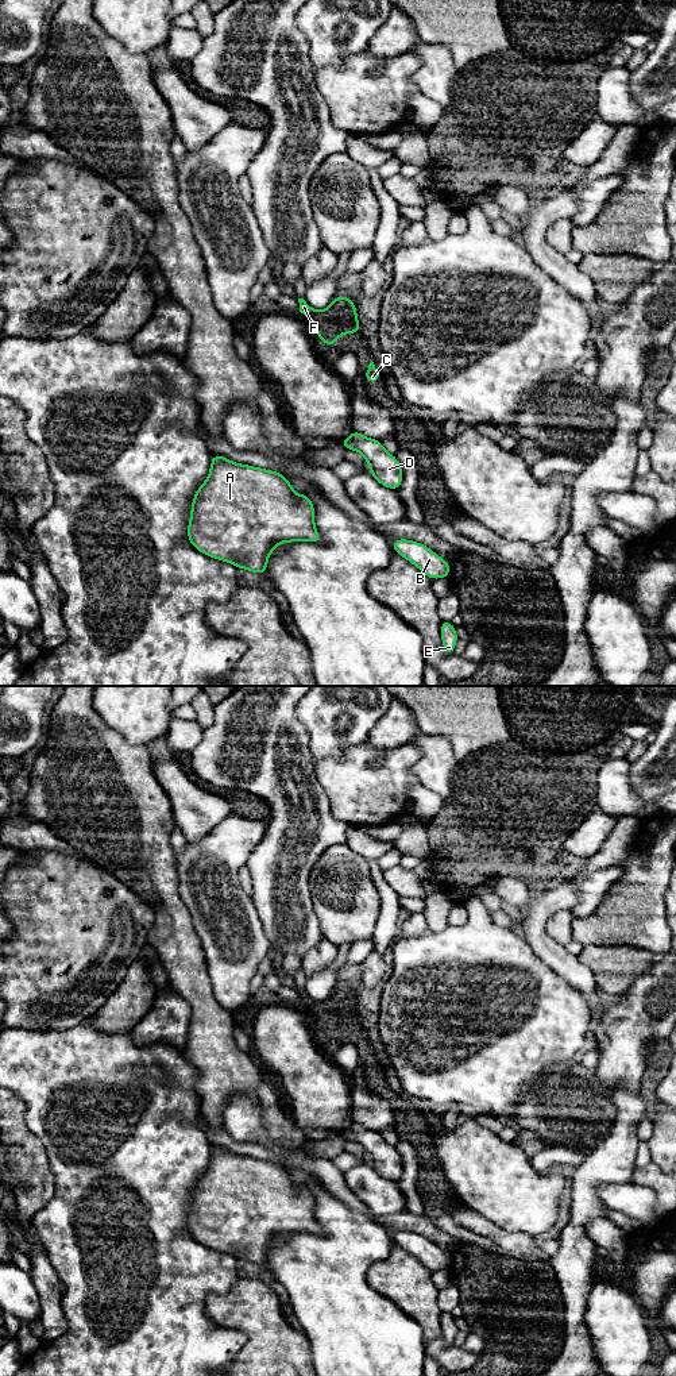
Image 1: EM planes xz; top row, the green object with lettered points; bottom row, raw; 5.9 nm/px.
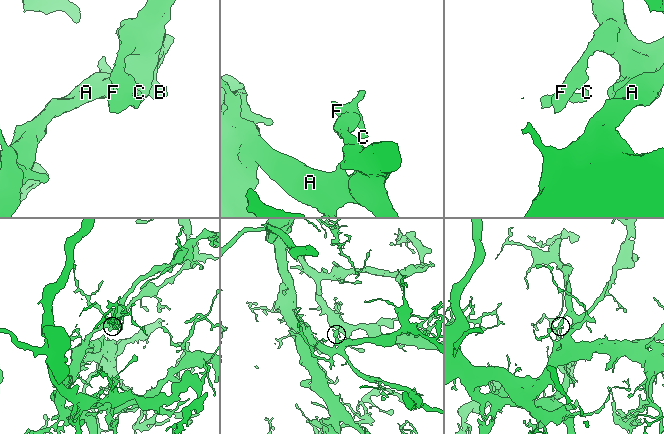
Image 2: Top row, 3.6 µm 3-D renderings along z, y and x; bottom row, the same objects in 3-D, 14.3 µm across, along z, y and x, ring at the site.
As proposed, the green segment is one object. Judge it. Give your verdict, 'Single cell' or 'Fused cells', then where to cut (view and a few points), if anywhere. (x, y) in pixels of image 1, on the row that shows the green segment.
Fused cells. Split along xz (356, 319), (342, 319), (336, 324), (338, 332)

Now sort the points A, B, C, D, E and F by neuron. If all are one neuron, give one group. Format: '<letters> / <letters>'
A B D E / C F

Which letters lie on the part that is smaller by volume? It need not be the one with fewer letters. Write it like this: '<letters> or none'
C, F

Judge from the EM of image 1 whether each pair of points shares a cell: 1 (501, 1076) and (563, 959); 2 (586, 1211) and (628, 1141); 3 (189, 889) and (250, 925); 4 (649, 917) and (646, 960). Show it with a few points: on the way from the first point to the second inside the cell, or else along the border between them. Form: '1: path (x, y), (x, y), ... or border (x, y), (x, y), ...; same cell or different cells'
1: border (533, 951), (580, 993); different cells
2: path (586, 1194), (586, 1183), (610, 1159); same cell
3: path (204, 891), (235, 922); same cell
4: border (615, 944), (638, 947), (660, 956); different cells

